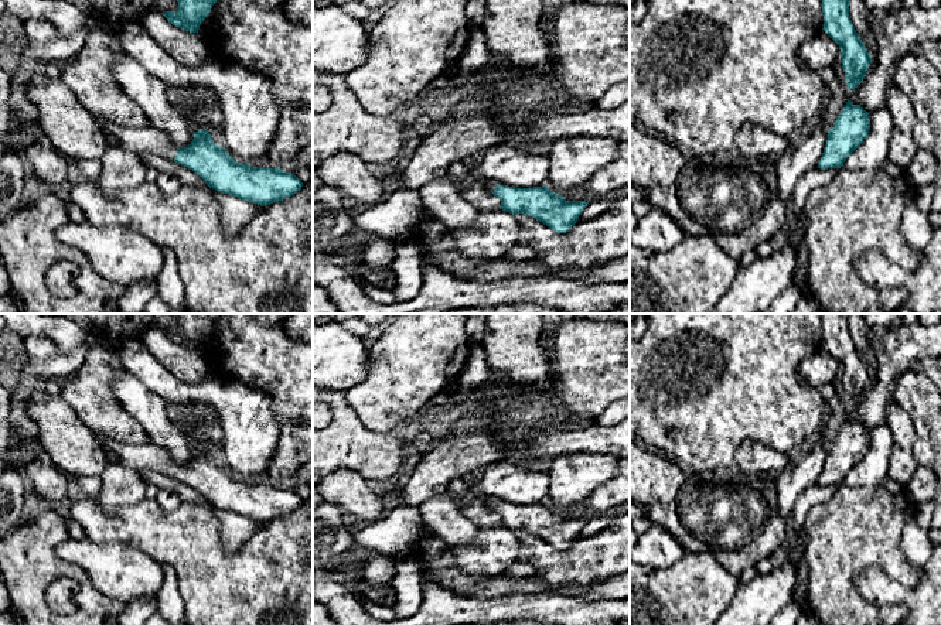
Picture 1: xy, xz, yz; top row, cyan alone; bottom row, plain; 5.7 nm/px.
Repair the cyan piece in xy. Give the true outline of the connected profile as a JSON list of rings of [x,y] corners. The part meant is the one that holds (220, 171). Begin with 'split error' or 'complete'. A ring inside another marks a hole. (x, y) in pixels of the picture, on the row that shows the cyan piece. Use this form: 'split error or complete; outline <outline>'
split error; outline [[[103,122],[99,127],[106,130],[120,148],[140,158],[154,154],[174,160],[192,170],[209,188],[260,206],[283,201],[303,187],[294,174],[282,168],[252,167],[235,161],[202,129],[194,132],[194,139],[187,147],[174,147],[154,126],[129,129]]]

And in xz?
split error; outline [[[470,173],[463,178],[451,178],[460,189],[468,189],[477,184],[485,185],[495,197],[501,199],[500,208],[512,215],[529,215],[556,233],[566,233],[577,222],[589,201],[566,201],[548,185],[533,188],[515,188],[497,184],[490,180],[473,177]]]

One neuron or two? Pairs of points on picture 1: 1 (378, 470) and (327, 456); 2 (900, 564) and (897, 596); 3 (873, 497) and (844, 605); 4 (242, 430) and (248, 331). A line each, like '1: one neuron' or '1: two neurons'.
1: one neuron
2: two neurons
3: one neuron
4: two neurons

